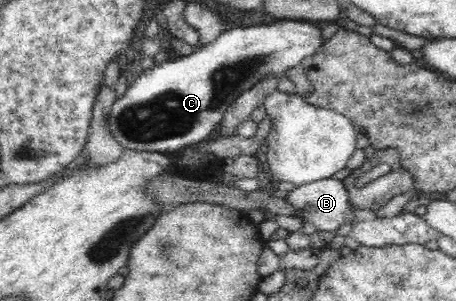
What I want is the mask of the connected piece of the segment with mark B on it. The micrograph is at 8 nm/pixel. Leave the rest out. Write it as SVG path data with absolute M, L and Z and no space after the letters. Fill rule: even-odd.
M337 179L318 180L311 184L294 187L287 192L286 202L293 208L295 214L292 217L298 217L301 224L313 224L321 232L334 232L339 230L343 224L354 224L355 209L350 206L349 198L343 183Z

